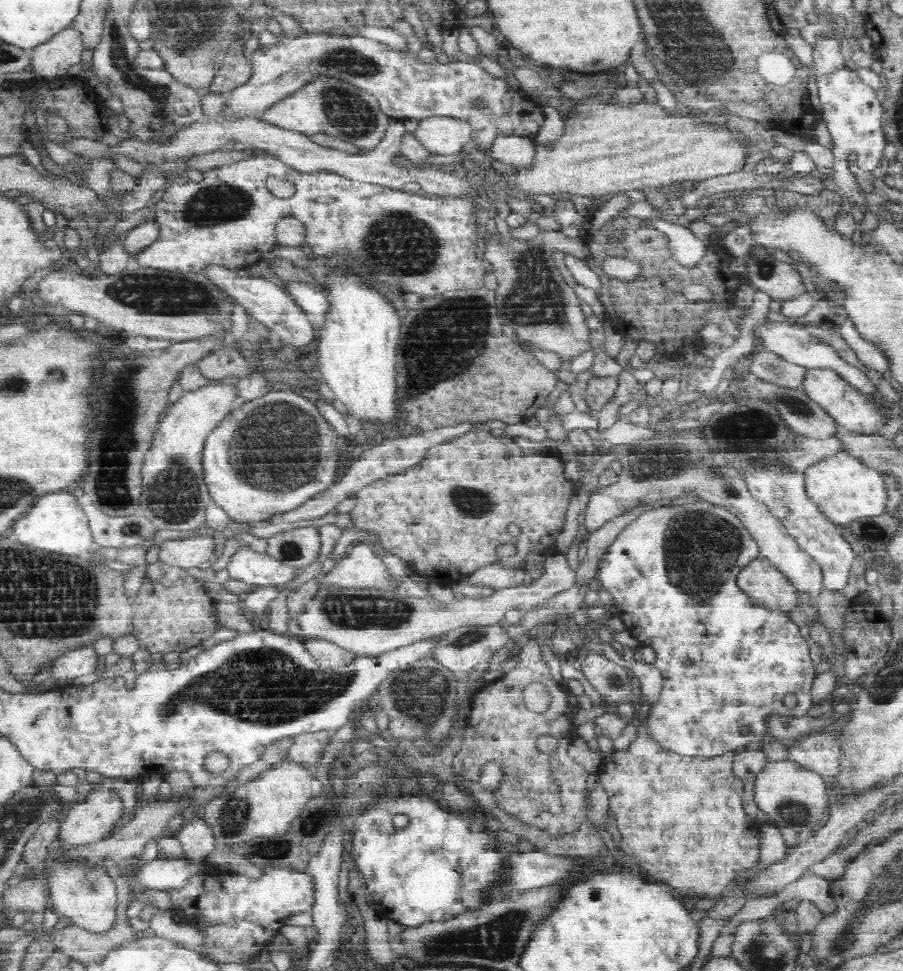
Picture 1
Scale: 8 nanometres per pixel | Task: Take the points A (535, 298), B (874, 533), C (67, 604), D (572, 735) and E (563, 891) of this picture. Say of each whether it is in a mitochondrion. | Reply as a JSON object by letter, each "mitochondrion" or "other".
{"A":"mitochondrion","B":"mitochondrion","C":"mitochondrion","D":"other","E":"other"}

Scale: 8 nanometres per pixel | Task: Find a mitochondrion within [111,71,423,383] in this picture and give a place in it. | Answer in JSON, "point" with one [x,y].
{"point":[220,204]}

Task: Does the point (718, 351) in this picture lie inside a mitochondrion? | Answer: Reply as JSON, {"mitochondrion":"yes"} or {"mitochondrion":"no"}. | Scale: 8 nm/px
{"mitochondrion":"no"}

